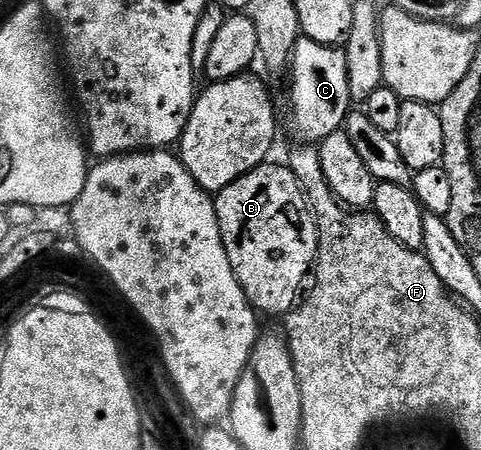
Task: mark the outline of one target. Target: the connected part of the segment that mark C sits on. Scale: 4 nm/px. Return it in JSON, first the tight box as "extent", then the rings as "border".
{"extent":[289,38,353,142],"border":[[[301,38],[293,50],[289,61],[289,77],[291,76],[291,104],[295,109],[291,112],[291,120],[295,123],[295,132],[303,142],[318,142],[329,134],[340,131],[344,127],[347,115],[352,111],[353,103],[349,92],[346,54],[342,47],[333,44],[322,44]]]}

